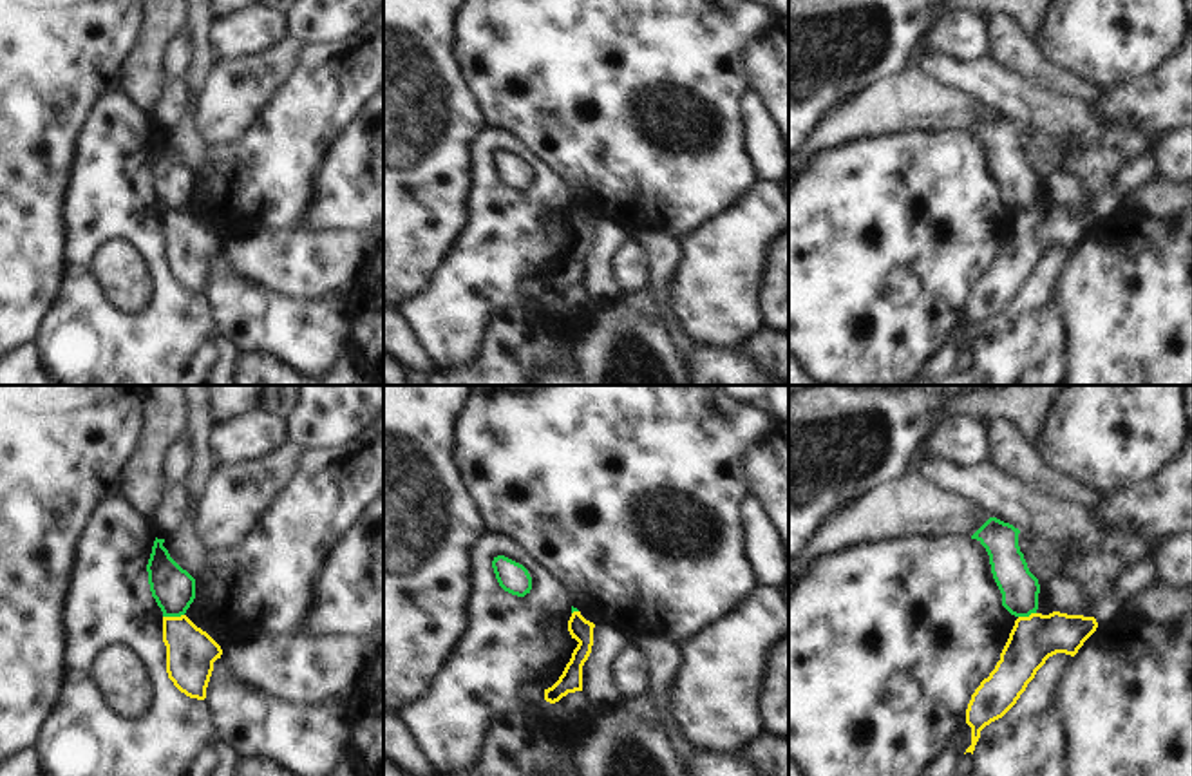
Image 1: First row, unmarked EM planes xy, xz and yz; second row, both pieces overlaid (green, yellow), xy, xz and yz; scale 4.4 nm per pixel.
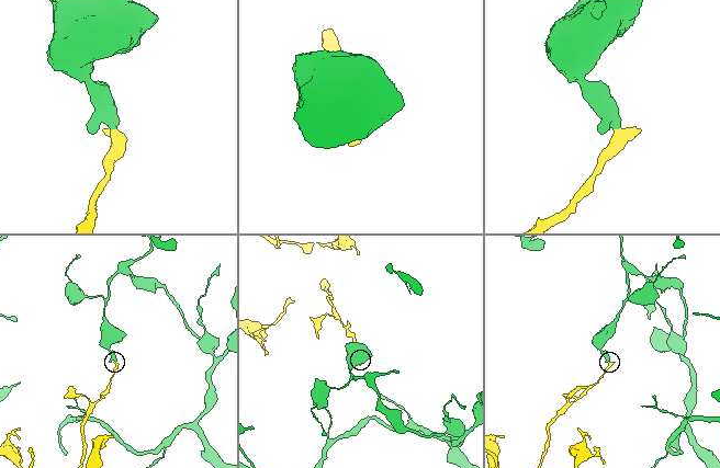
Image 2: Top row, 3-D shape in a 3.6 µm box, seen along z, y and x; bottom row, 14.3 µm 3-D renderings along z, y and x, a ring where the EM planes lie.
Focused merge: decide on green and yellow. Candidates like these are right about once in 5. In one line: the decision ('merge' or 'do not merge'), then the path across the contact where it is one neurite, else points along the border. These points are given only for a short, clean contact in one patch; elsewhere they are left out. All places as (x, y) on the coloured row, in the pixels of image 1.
do not merge; border xy (183, 614), (163, 617)

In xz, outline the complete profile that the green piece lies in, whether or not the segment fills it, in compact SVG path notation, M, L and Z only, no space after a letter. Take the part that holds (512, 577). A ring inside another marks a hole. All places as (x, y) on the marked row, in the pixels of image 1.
M497 555L492 561L492 568L494 568L499 586L505 591L517 595L517 597L525 597L526 593L530 593L532 577L523 564L519 564L505 555Z

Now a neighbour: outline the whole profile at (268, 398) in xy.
M262 385L257 407L270 414L279 414L279 389L280 385Z

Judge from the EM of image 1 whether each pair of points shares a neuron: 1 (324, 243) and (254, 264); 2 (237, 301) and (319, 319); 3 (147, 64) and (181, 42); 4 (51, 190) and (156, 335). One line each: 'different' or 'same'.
1: same
2: same
3: different
4: different

